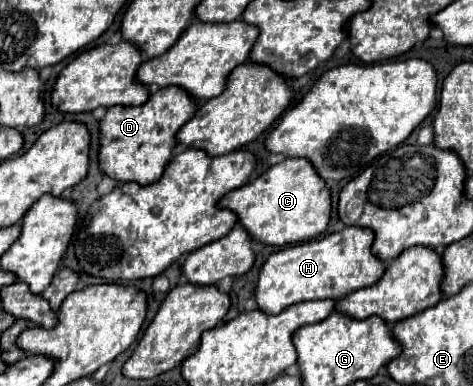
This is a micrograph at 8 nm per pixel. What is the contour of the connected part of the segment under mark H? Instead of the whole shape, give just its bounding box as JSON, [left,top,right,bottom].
[254,227,386,315]

